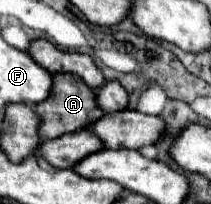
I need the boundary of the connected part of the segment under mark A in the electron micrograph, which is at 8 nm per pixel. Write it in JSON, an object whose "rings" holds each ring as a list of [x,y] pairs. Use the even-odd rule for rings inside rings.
{"rings":[[[57,73],[53,75],[53,95],[51,99],[37,105],[37,115],[41,117],[41,139],[57,139],[61,135],[85,129],[85,123],[101,119],[103,111],[97,107],[95,91],[89,89],[81,79],[69,73]]]}

